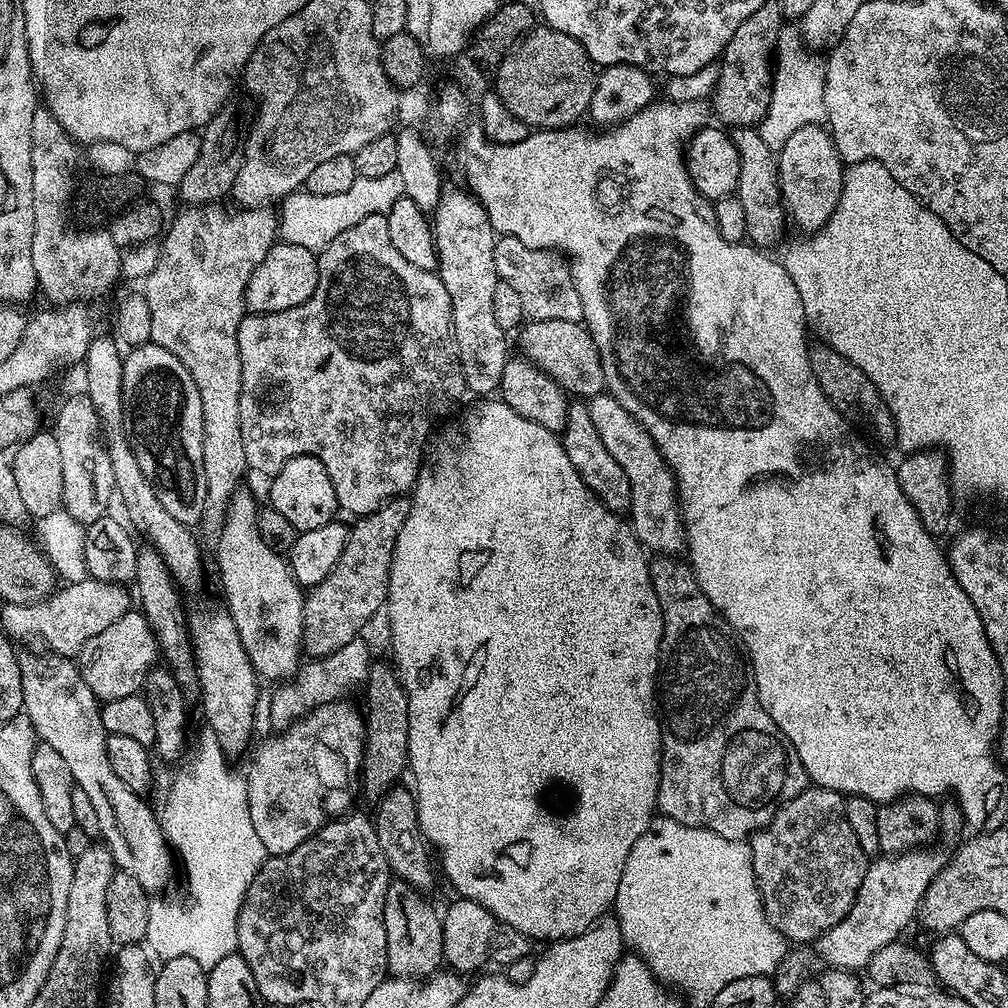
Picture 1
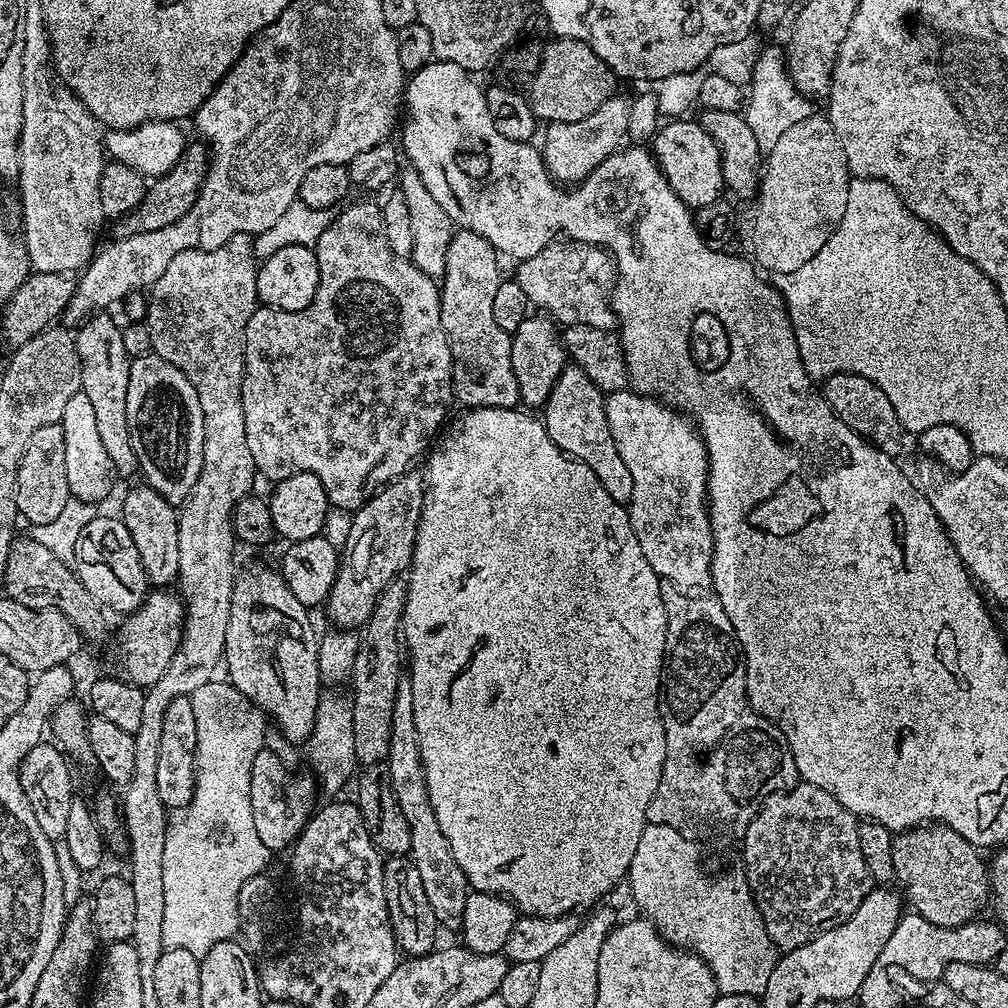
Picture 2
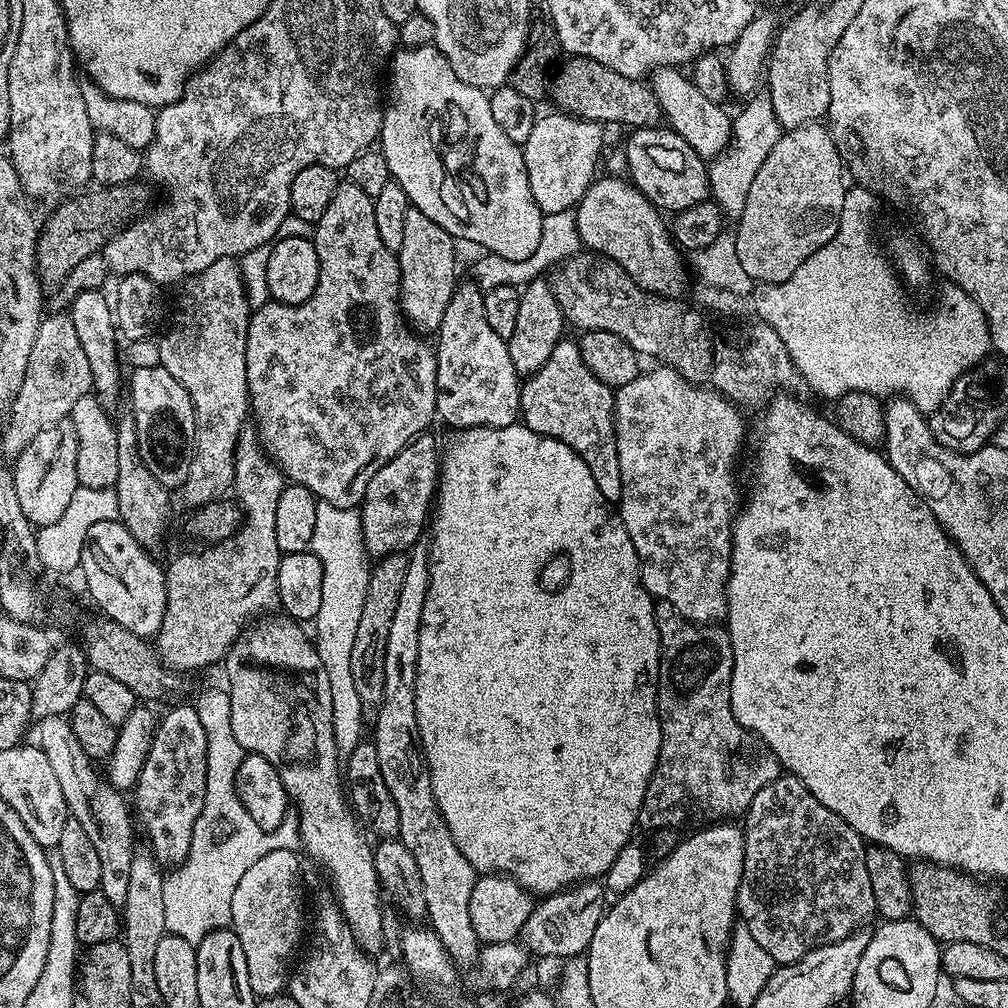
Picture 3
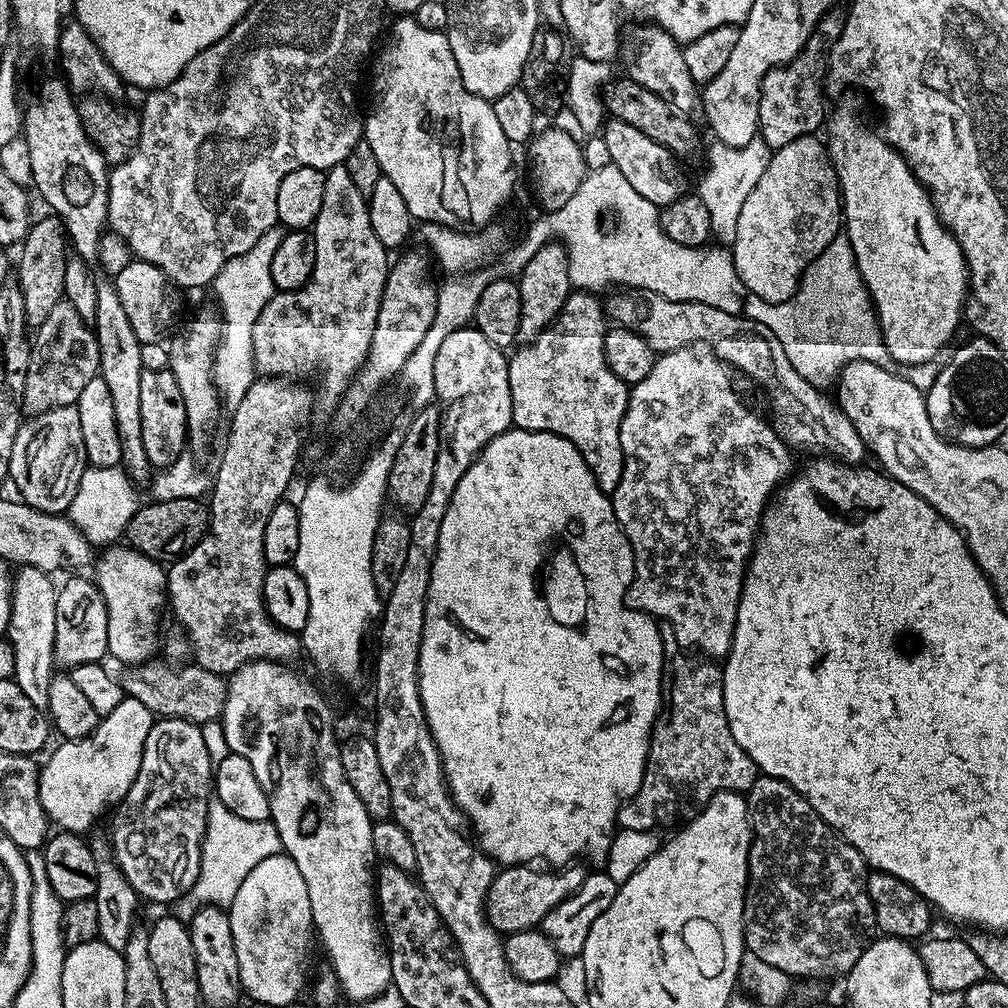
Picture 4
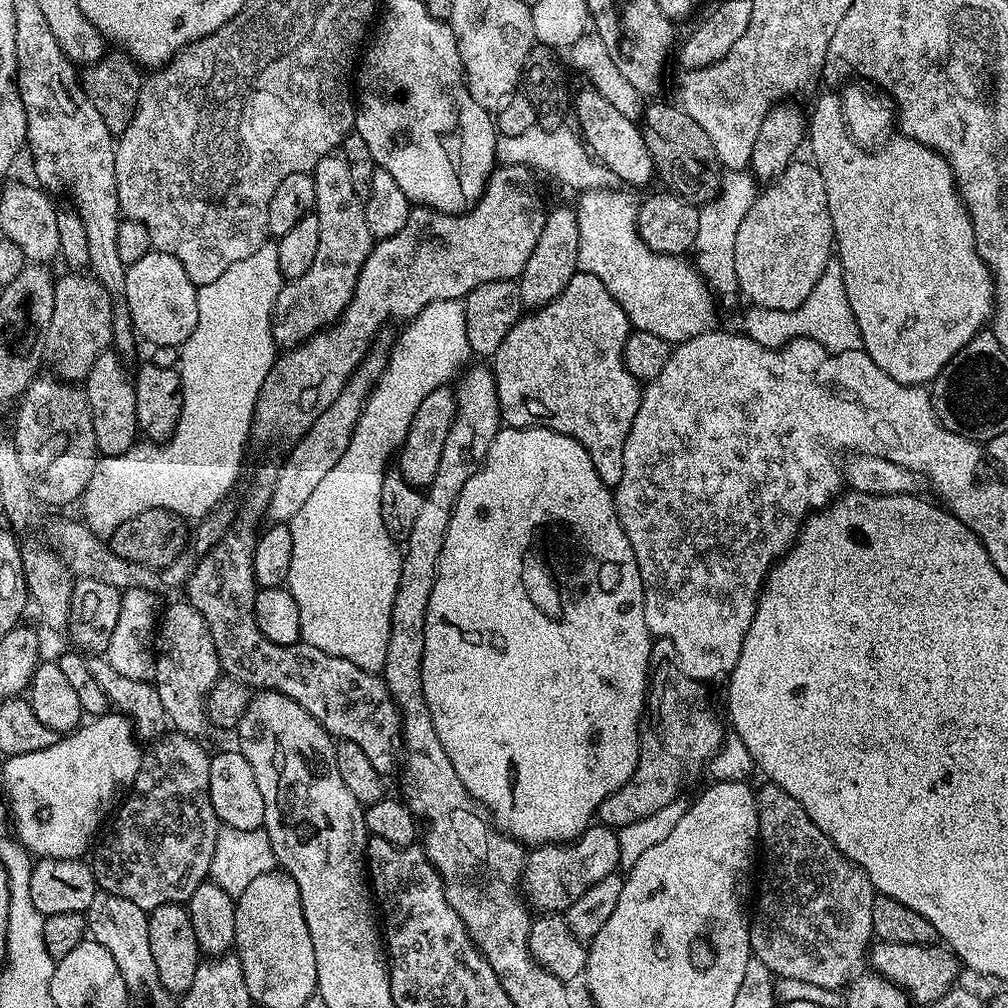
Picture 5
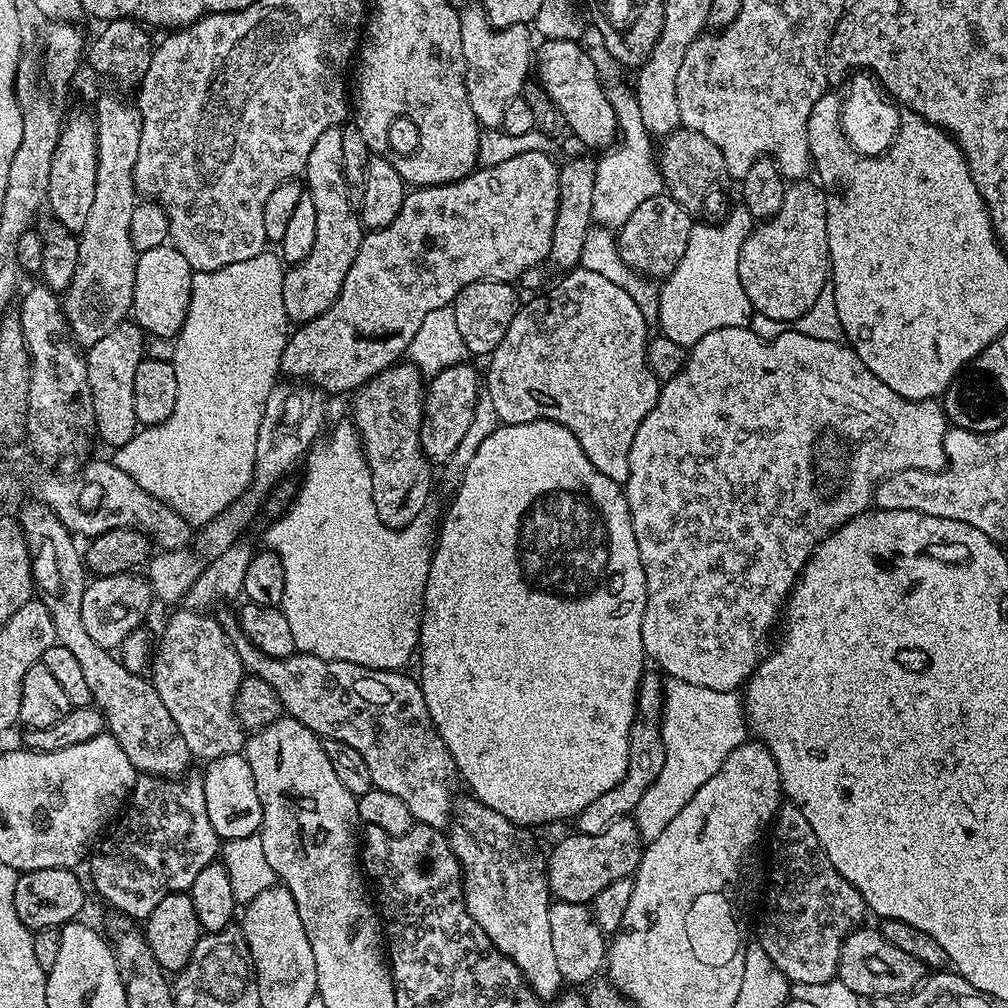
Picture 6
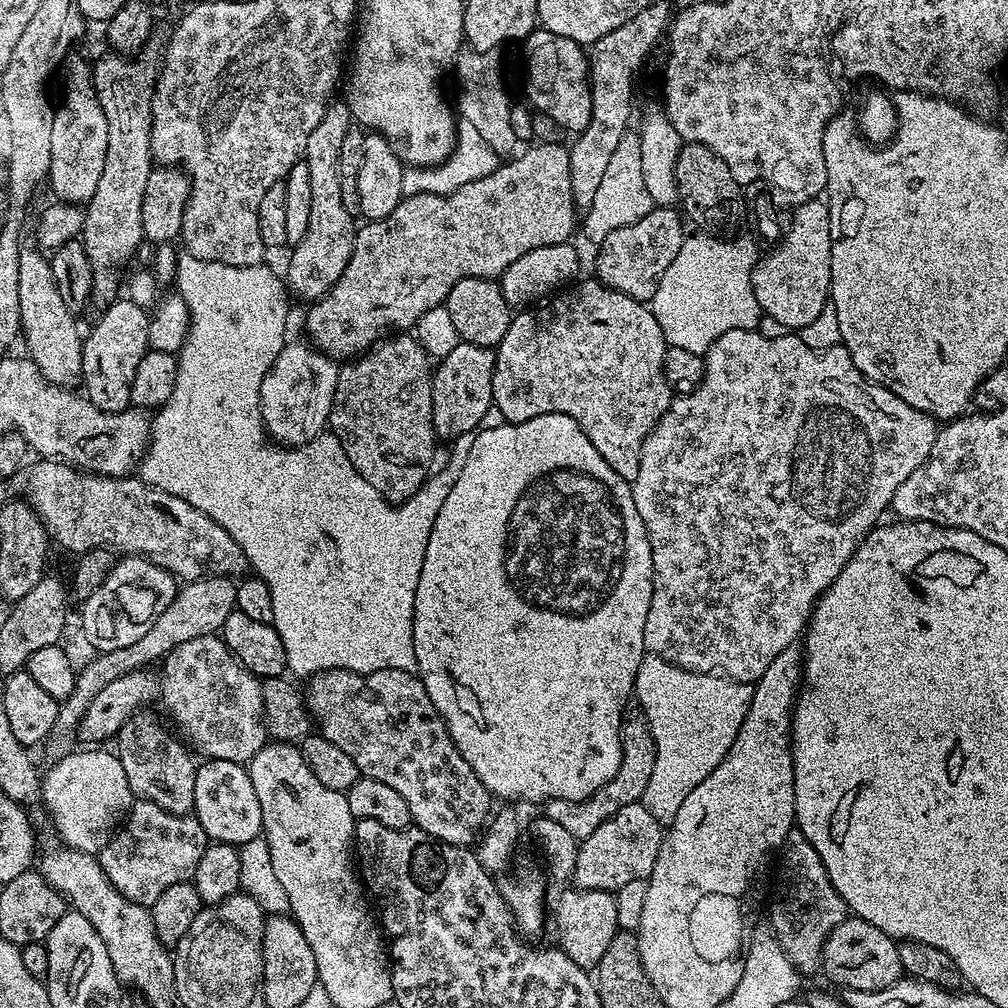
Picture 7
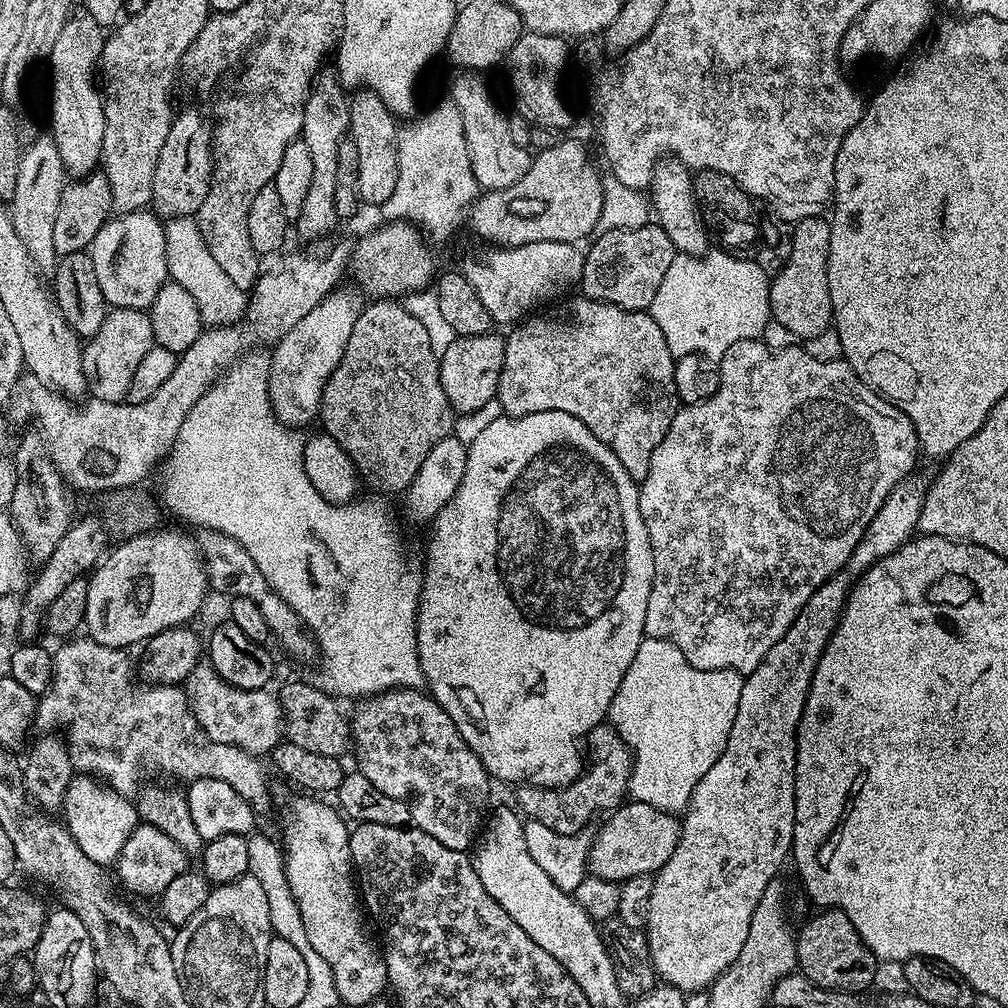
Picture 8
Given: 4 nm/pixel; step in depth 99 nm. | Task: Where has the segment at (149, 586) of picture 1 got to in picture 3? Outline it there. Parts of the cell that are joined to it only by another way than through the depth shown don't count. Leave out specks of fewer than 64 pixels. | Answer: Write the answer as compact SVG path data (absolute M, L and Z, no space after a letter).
M130 414L124 416L116 416L114 423L116 425L116 437L118 438L118 478L116 479L116 487L114 489L116 497L118 498L118 510L120 511L119 521L124 524L126 530L130 532L137 539L138 543L149 550L157 550L164 544L164 535L168 532L168 515L172 512L172 500L169 489L162 486L162 482L158 482L158 478L154 478L154 474L150 474L150 470L146 467L146 462L142 462L142 450L138 450L138 430L134 426L134 418Z

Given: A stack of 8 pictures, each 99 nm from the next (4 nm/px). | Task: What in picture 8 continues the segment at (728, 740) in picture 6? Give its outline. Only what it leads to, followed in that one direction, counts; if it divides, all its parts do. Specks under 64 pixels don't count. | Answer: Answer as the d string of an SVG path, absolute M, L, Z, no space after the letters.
M644 639L634 654L630 670L622 678L622 686L614 694L608 708L607 719L634 753L632 777L628 783L628 796L646 806L654 806L663 812L683 813L694 794L694 786L702 782L706 770L722 758L726 742L730 738L730 726L734 726L734 714L738 714L738 698L742 698L744 676L730 670L702 670L695 668L674 646L665 640Z

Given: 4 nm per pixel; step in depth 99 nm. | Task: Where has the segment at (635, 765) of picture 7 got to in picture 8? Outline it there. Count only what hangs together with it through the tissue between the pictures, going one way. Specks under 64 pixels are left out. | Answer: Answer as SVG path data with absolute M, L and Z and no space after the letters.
M611 723L600 724L586 737L586 756L590 763L580 777L565 788L543 788L537 784L521 784L515 789L515 807L527 819L542 822L559 834L574 835L587 829L599 812L611 813L625 803L632 777L634 753Z

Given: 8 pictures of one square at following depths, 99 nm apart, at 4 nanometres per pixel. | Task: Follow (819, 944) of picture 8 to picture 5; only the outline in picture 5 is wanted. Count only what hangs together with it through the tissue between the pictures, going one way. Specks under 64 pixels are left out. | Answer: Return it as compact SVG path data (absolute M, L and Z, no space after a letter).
M876 942L871 945L870 960L871 956L871 971L888 980L890 984L895 984L917 1005L920 1003L931 1006L938 998L942 998L942 994L949 992L957 983L956 975L962 972L962 965L956 955L939 943L906 946Z

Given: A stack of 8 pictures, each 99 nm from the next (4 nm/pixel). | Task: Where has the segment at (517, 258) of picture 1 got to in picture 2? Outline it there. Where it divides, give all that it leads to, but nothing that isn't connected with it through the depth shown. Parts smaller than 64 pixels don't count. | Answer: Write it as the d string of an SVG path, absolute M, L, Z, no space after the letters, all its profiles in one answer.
M564 238L559 242L550 242L538 254L519 261L515 267L514 279L518 282L518 286L522 286L522 294L526 294L529 305L547 314L553 321L564 326L585 324L594 326L598 330L609 330L617 323L616 314L610 303L617 277L616 266L611 255L599 244L587 244L581 240Z

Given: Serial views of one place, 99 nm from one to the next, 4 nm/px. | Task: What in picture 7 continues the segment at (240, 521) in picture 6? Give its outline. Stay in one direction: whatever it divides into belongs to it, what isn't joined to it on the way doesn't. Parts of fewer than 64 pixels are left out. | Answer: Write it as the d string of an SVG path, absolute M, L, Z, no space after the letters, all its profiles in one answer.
M285 343L278 358L274 358L274 366L270 366L266 378L262 378L260 391L264 431L275 443L289 448L321 439L322 433L328 428L328 415L341 369L341 365L331 356L313 348L311 343L303 343Z

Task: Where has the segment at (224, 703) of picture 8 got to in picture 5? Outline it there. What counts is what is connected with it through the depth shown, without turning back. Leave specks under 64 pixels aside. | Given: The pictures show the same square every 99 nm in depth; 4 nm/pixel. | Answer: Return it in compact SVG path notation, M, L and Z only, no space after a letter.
M187 599L174 601L165 612L163 609L159 617L155 650L154 686L158 690L158 698L162 698L162 706L171 727L177 733L195 738L203 737L203 732L210 728L208 695L222 676L218 650L214 650L214 638L210 634L206 618L202 618L200 611L188 603Z

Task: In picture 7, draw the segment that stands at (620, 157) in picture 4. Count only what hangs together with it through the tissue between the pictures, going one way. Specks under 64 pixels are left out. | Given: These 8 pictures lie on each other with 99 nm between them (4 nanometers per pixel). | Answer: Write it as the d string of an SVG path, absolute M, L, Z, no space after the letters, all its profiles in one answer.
M540 26L523 40L522 48L524 48L524 92L529 100L527 103L536 112L546 114L546 118L554 118L554 122L558 122L558 126L564 129L565 133L578 134L586 130L590 107L590 85L588 57L582 45Z

